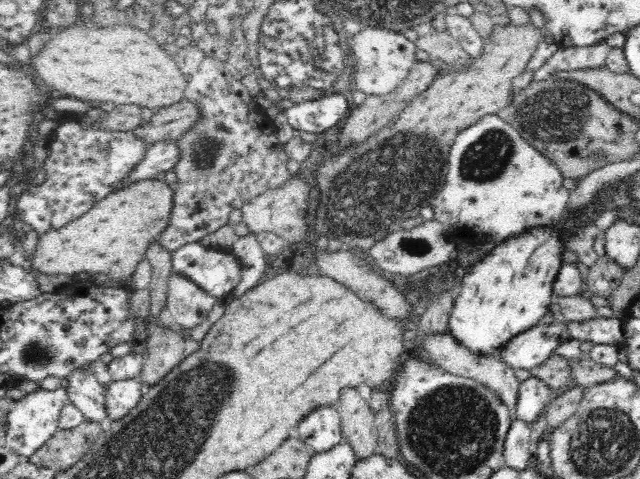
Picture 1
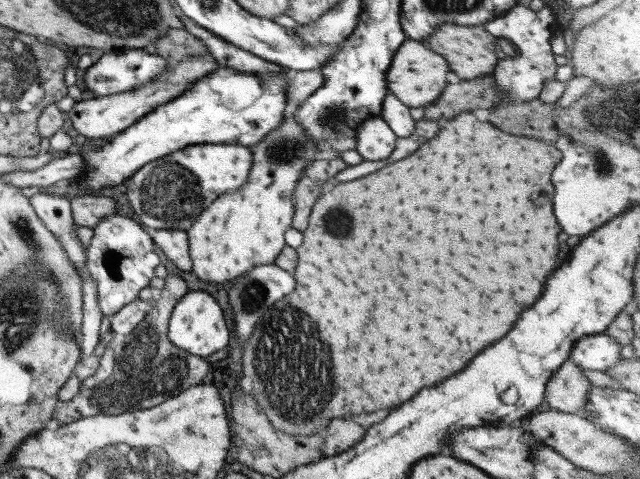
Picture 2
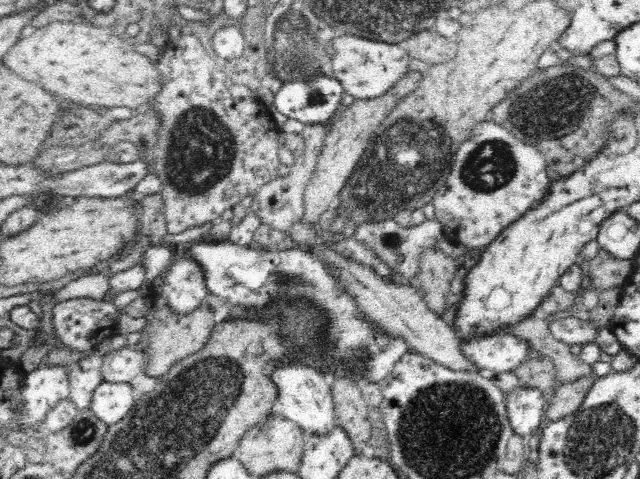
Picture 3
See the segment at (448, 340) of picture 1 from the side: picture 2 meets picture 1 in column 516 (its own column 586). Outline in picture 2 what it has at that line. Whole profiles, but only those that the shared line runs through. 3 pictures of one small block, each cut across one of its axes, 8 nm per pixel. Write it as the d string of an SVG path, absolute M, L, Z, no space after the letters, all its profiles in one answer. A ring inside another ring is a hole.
M563 362L545 384L544 399L556 412L576 413L587 401L591 382L575 362Z

